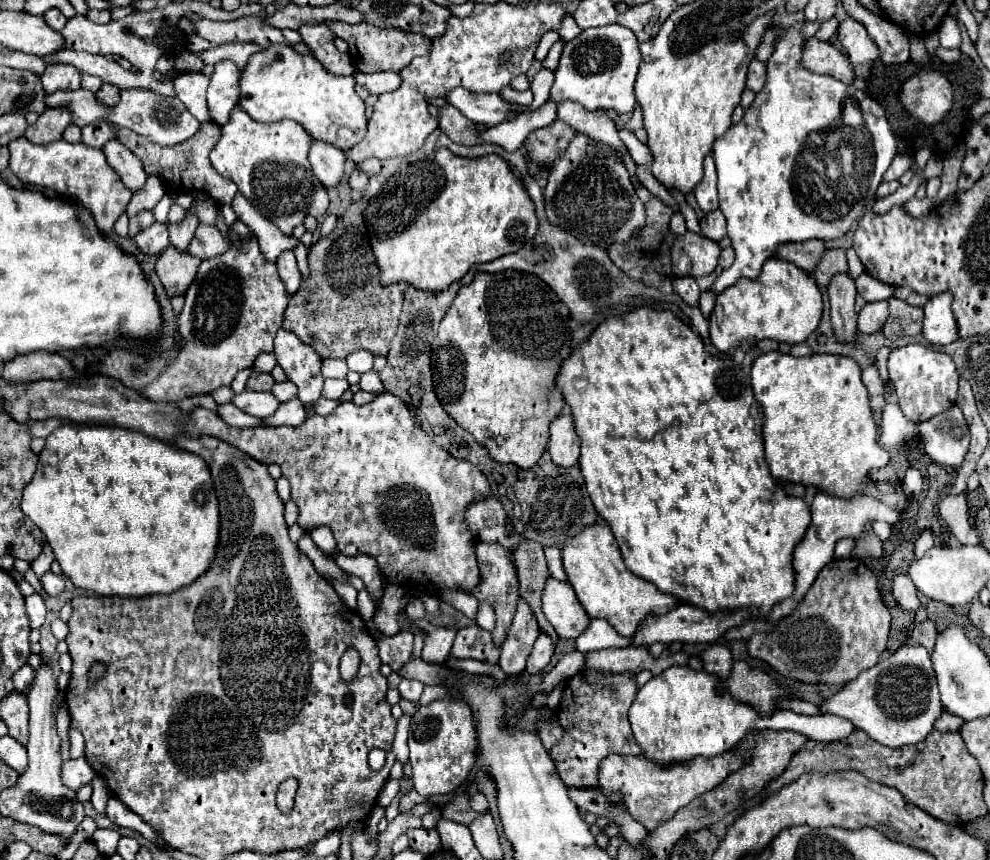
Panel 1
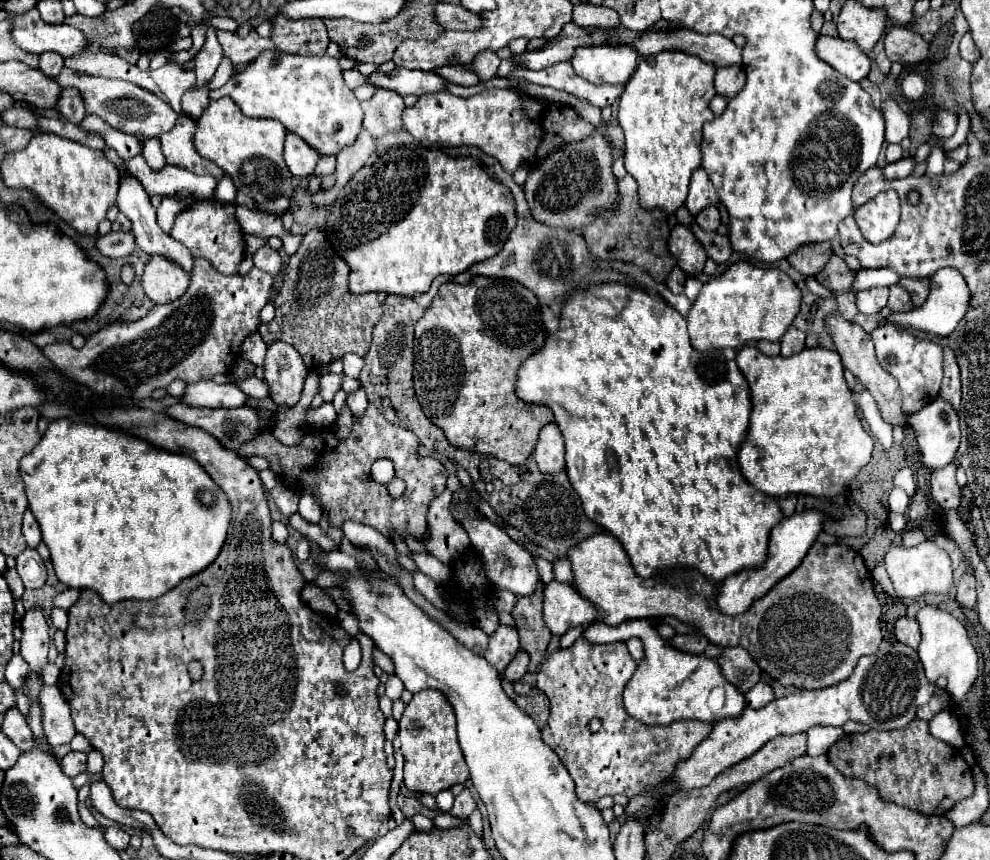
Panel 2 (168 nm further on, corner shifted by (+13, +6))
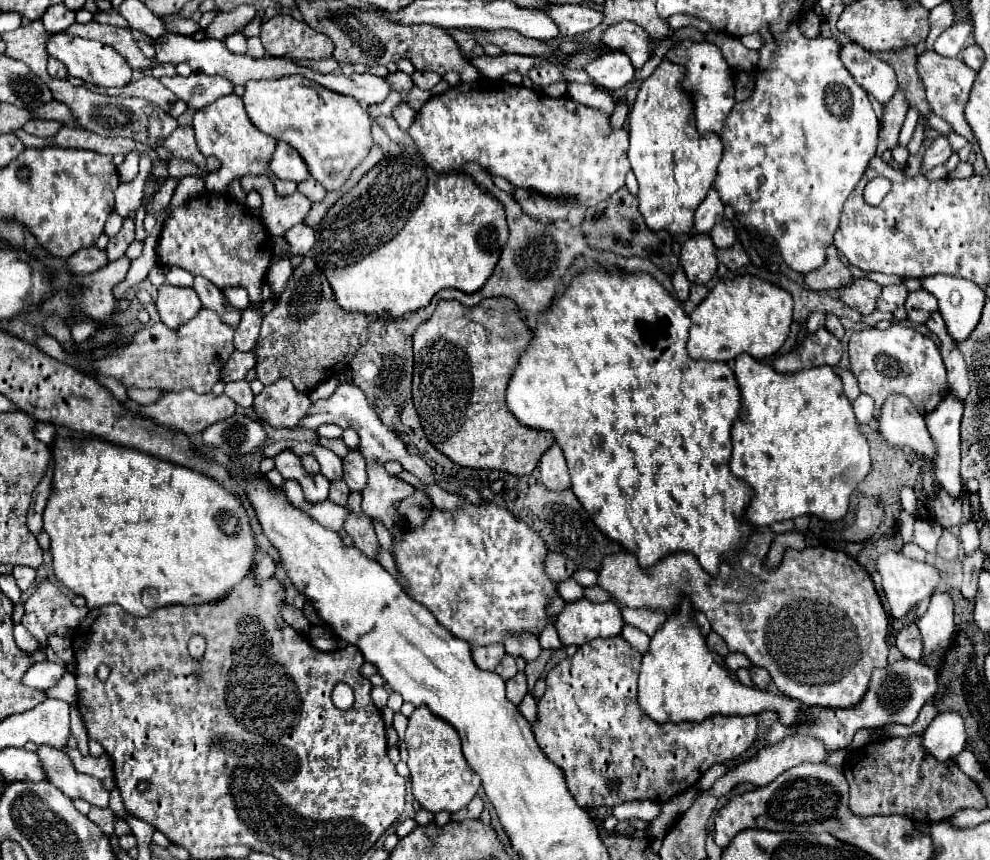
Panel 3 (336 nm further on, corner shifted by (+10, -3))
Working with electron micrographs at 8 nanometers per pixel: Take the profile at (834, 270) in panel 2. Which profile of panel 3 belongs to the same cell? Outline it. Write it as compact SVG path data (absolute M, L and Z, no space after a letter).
M855 279L851 287L843 287L839 291L841 301L847 303L851 309L859 311L861 315L871 315L877 309L877 299L881 295L881 285L869 279Z

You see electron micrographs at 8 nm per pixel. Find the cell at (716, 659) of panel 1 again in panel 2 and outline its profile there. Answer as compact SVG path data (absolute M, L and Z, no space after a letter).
M720 648L718 666L726 678L746 694L760 680L760 668L744 648Z

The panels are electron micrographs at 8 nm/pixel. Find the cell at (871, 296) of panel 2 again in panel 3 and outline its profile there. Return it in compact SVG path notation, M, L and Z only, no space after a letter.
M901 283L901 285L889 285L889 287L883 287L883 293L879 297L879 305L877 309L879 311L895 311L897 307L901 307L907 299L909 291L907 287Z

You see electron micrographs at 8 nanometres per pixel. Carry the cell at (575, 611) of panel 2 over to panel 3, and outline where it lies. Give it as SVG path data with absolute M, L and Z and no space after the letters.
M587 599L567 603L559 613L555 629L563 645L583 645L589 639L607 639L617 637L625 621L621 609L609 603L591 603Z

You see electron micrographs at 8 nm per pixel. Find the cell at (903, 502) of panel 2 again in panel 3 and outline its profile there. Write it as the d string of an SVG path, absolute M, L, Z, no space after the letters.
M901 511L901 515L899 515L899 525L901 525L903 541L909 543L909 541L911 541L911 535L913 535L913 517L911 517L907 511Z

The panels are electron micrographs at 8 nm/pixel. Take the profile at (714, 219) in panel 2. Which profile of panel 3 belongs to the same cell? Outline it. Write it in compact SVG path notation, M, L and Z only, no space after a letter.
M723 219L713 227L713 231L709 235L711 235L711 239L713 239L717 249L727 249L737 241L739 231L737 231L737 225L733 225L731 221Z

